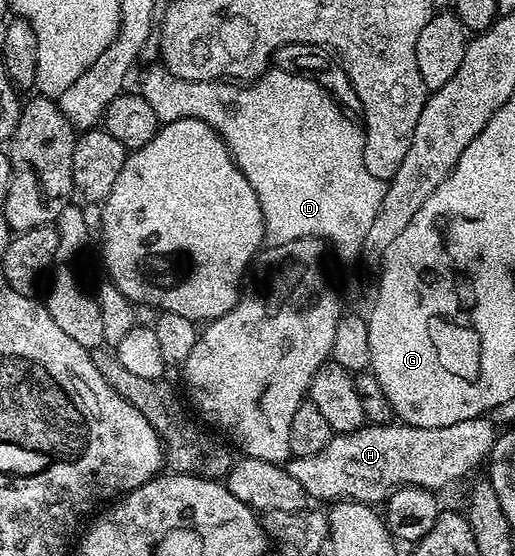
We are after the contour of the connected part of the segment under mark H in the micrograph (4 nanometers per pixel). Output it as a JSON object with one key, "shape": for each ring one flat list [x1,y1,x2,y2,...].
{"shape":[[485,416,442,428,412,428,400,422,366,423,354,432,334,434,319,454,293,456,287,467,291,478,303,486,306,497,381,506,402,486,438,490,463,479,472,468,490,459,498,435,498,425]]}

